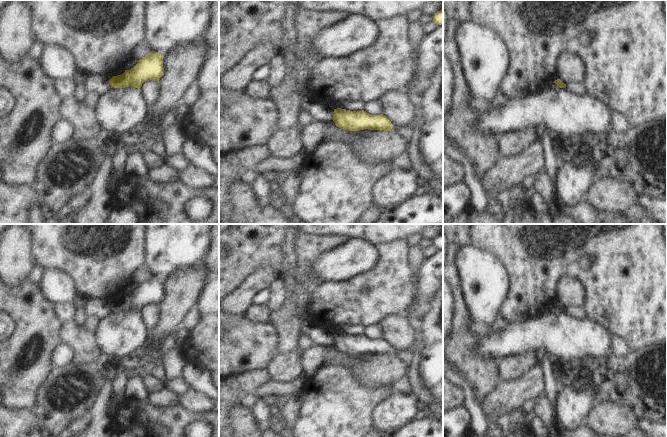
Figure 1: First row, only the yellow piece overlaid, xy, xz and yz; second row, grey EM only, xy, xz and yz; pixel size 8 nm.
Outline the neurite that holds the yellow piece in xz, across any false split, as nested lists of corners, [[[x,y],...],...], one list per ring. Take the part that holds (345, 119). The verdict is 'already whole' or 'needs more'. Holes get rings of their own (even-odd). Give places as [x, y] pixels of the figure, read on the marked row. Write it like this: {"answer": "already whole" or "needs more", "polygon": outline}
{"answer": "already whole", "polygon": [[[334,109],[333,121],[337,127],[349,131],[364,129],[391,131],[393,127],[393,124],[385,115],[371,115],[364,110]]]}

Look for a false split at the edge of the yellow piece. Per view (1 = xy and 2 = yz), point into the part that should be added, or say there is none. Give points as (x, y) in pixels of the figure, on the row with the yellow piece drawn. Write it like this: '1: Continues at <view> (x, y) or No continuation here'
1: No continuation here
2: No continuation here.

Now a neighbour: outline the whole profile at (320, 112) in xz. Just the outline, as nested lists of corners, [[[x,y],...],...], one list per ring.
[[[307,96],[300,100],[299,108],[300,110],[310,112],[315,121],[333,121],[334,109],[324,105],[323,103],[313,101]]]

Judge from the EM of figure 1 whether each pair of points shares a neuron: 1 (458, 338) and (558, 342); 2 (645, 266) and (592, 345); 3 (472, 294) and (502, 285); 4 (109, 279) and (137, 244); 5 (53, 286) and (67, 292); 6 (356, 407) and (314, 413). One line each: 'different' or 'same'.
1: different
2: different
3: same
4: same
5: same
6: same

